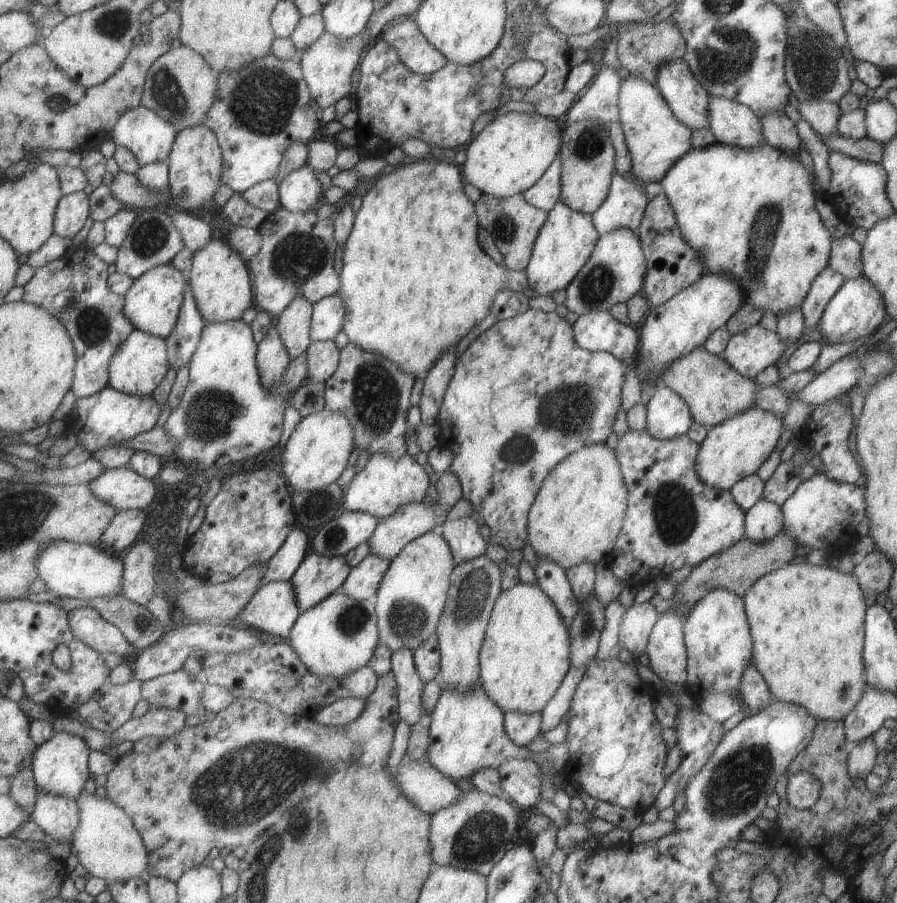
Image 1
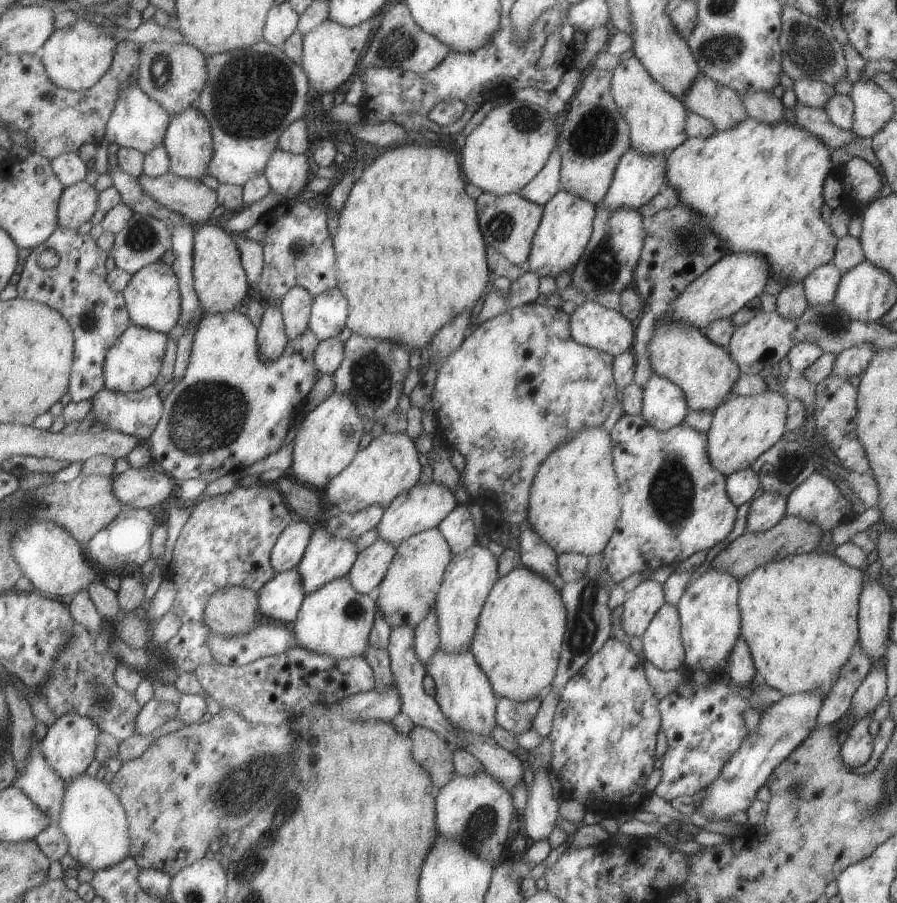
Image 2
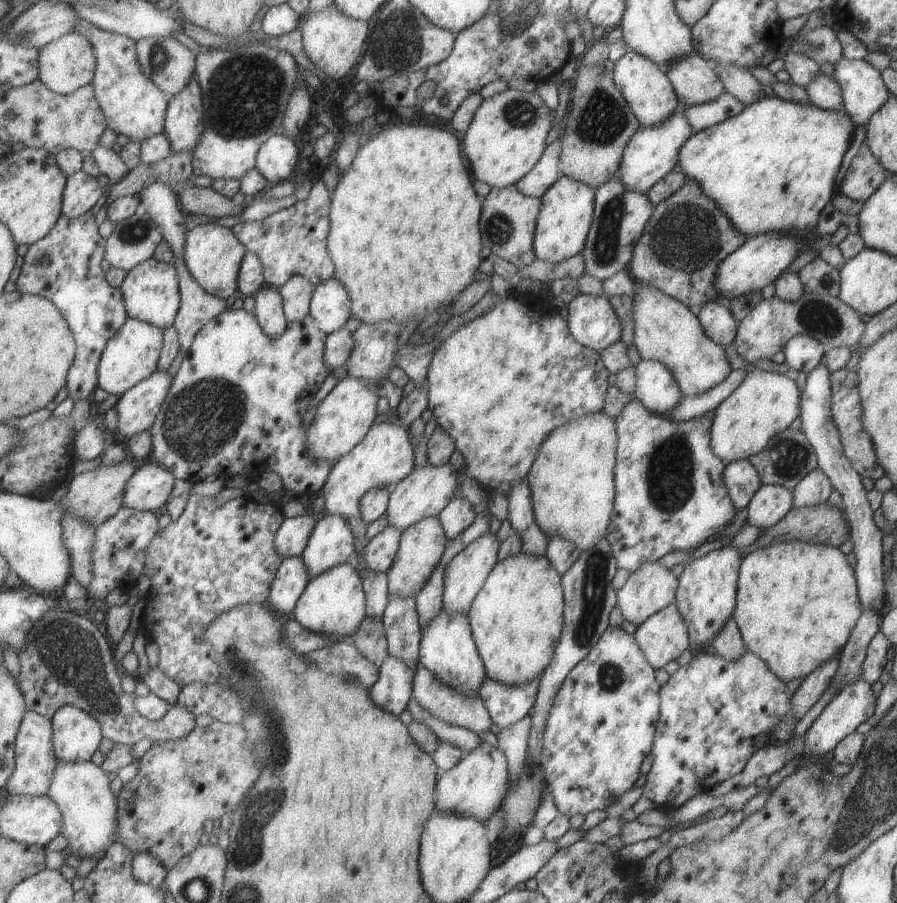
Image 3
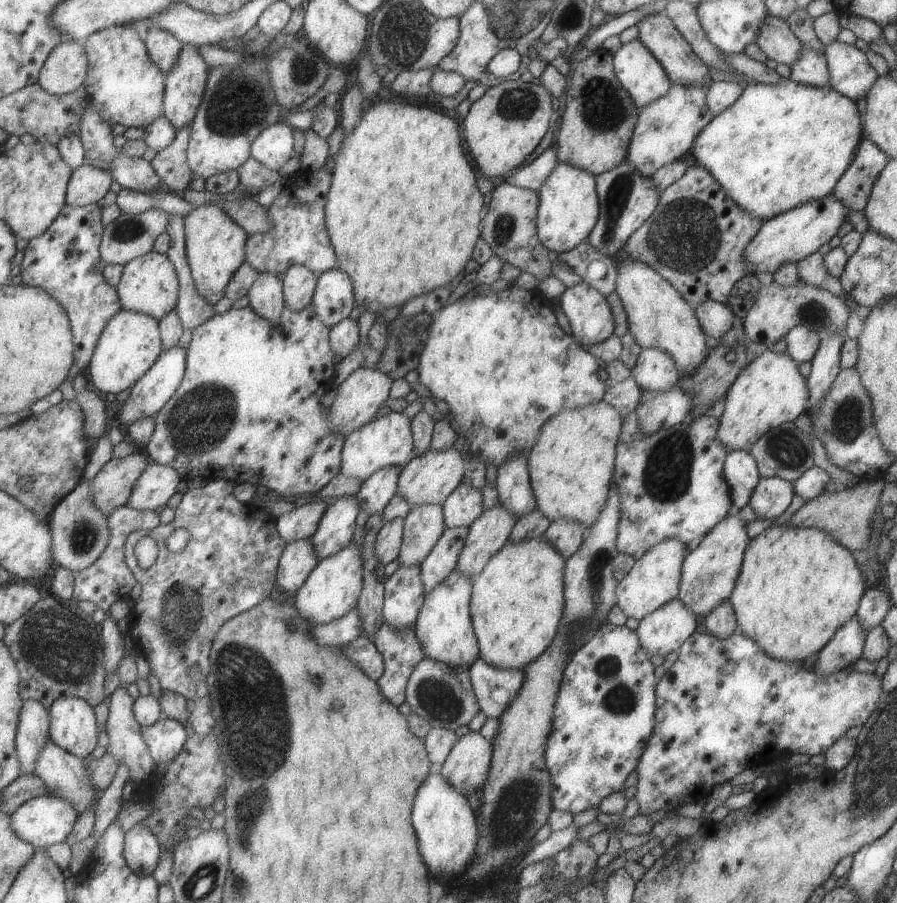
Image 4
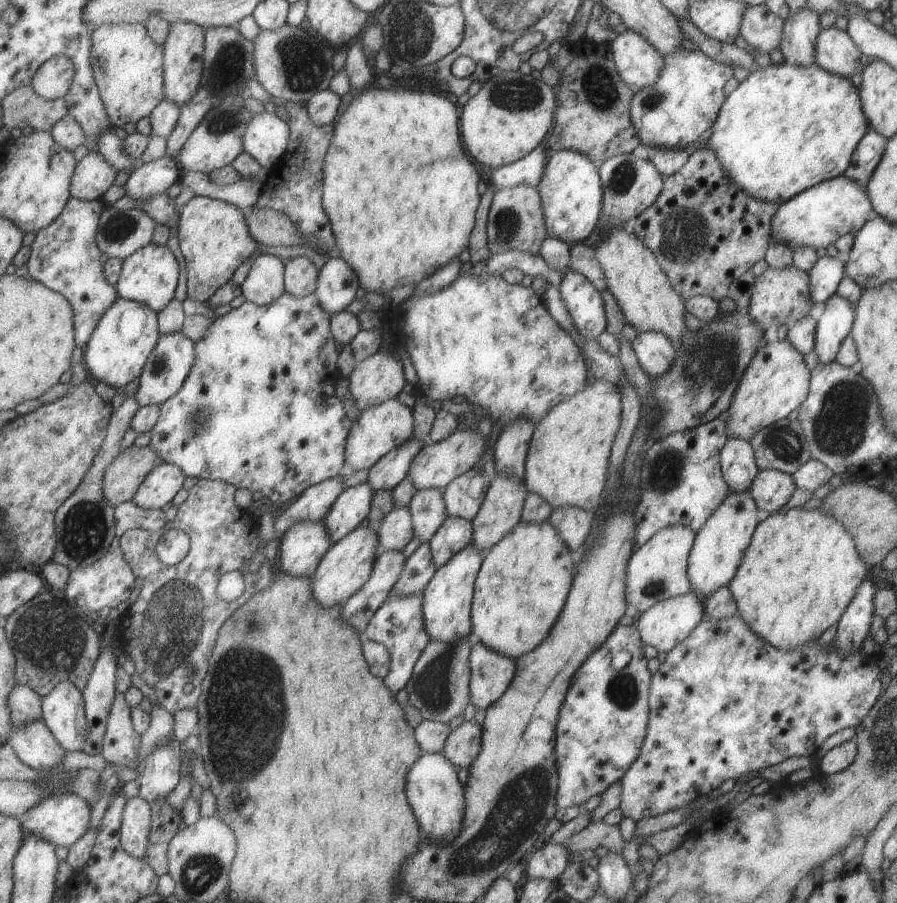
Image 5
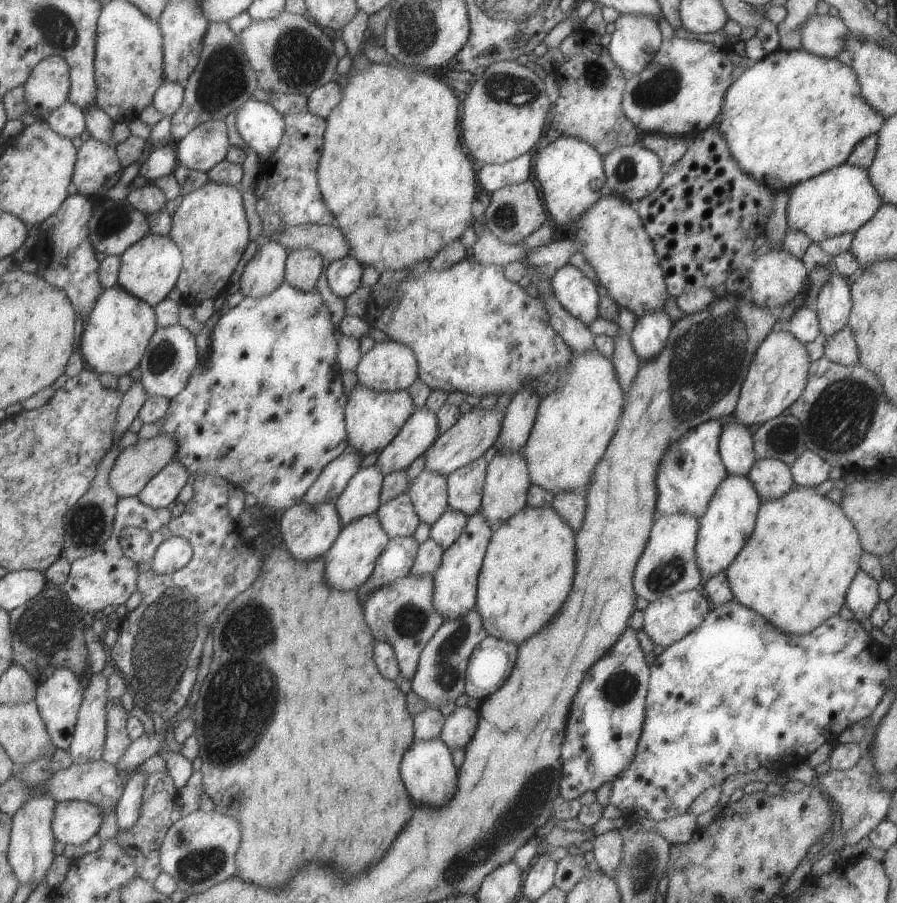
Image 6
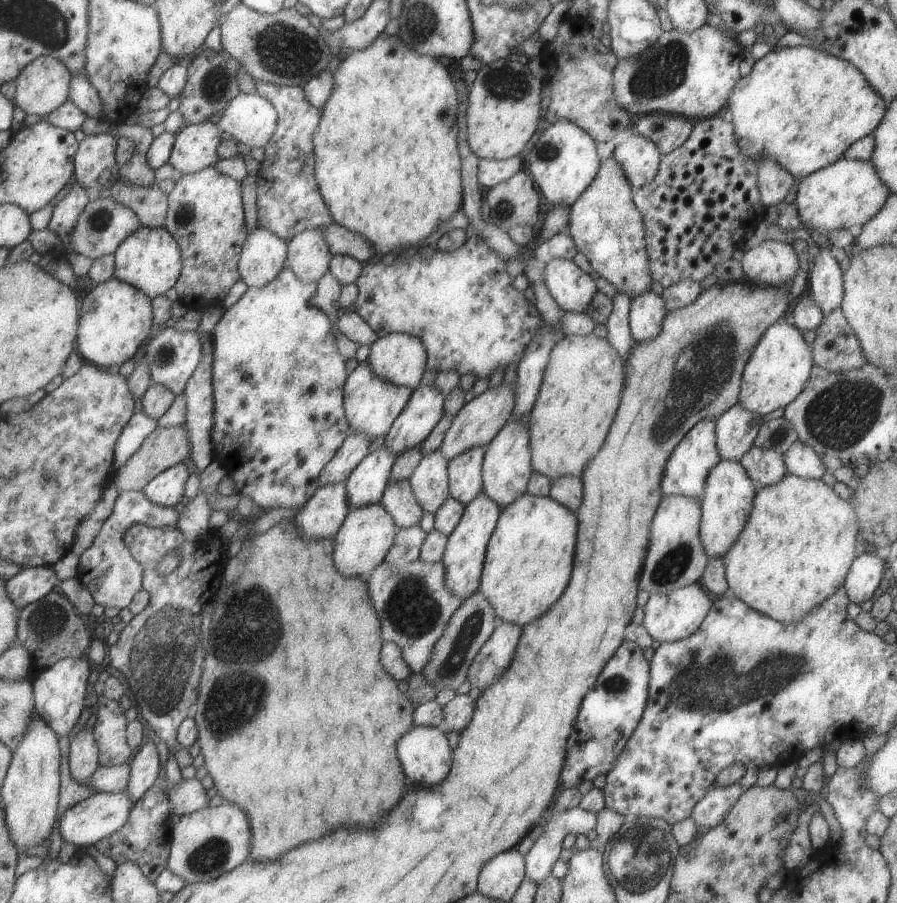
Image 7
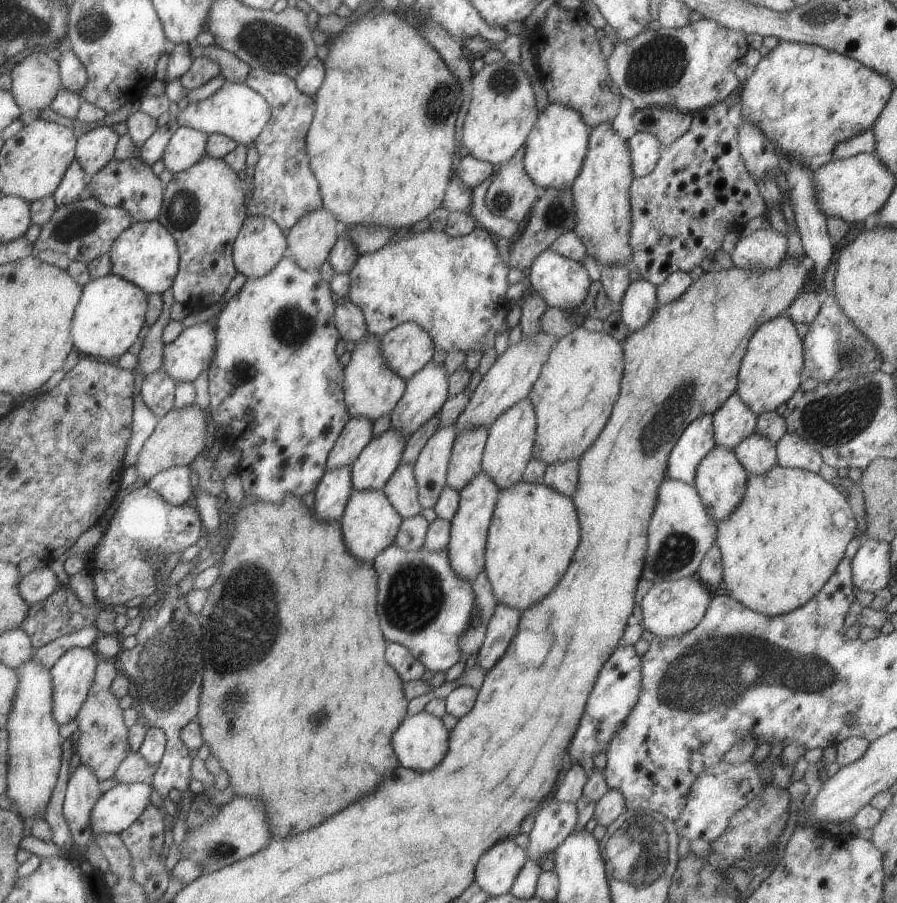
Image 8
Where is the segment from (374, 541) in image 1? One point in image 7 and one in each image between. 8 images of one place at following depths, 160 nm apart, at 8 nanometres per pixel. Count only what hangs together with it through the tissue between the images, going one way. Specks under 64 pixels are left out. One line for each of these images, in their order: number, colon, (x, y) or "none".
2: (422, 507)
3: (424, 492)
4: (428, 479)
5: (434, 466)
6: (474, 432)
7: (477, 422)

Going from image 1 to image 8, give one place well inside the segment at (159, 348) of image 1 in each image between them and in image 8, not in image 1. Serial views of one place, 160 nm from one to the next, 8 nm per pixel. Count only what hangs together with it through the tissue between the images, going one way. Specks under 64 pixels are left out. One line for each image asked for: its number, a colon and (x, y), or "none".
2: (132, 363)
3: (131, 355)
4: (129, 344)
5: (126, 332)
6: (115, 334)
7: (114, 318)
8: (109, 315)

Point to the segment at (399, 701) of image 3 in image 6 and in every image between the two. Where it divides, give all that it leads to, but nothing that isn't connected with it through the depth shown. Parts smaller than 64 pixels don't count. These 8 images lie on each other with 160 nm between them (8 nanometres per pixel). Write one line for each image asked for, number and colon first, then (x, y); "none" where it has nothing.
4: (400, 650)
5: (397, 624)
6: (401, 614)

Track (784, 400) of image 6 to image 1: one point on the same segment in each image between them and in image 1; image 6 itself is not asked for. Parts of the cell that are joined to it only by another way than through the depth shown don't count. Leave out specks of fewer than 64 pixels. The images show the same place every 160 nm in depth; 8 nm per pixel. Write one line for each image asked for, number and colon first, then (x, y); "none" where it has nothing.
1: (736, 447)
2: (742, 428)
3: (764, 403)
4: (769, 391)
5: (775, 381)

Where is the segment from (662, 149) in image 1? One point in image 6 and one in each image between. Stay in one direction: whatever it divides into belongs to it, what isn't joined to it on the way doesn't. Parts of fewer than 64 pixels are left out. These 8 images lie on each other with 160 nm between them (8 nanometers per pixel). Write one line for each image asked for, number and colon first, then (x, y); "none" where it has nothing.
2: (655, 119)
3: (649, 93)
4: (639, 73)
5: (638, 64)
6: (635, 40)

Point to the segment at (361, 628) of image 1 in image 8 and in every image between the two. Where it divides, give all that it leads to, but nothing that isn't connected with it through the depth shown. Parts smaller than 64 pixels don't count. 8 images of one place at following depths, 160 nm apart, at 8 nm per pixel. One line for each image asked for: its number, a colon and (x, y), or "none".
2: (334, 620)
3: (333, 603)
4: (332, 588)
5: (346, 565)
6: (350, 560)
7: (366, 533)
8: (369, 524)

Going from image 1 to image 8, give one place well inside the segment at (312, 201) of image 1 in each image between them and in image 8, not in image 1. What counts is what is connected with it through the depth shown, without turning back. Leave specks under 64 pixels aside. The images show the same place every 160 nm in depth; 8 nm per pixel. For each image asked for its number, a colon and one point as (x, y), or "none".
2: (287, 174)
3: (276, 160)
4: (272, 146)
5: (266, 137)
6: (261, 127)
7: (250, 119)
8: (234, 110)

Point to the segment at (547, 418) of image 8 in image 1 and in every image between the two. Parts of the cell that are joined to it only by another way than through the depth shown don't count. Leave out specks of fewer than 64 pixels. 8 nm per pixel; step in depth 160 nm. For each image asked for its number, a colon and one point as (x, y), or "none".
1: (576, 514)
2: (574, 501)
3: (571, 484)
4: (570, 465)
5: (567, 457)
6: (574, 423)
7: (581, 386)

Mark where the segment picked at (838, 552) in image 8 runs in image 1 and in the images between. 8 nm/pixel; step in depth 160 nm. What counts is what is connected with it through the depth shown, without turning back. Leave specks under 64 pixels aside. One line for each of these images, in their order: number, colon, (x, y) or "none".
1: (806, 621)
2: (799, 615)
3: (796, 603)
4: (796, 586)
5: (799, 571)
6: (794, 570)
7: (795, 549)

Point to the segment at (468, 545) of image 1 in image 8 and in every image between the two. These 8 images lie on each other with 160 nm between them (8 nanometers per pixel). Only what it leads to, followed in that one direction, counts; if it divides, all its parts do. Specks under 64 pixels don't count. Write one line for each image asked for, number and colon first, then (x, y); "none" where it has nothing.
2: (457, 528)
3: (458, 514)
4: (463, 505)
5: (458, 503)
6: (464, 485)
7: (464, 471)
8: (466, 453)

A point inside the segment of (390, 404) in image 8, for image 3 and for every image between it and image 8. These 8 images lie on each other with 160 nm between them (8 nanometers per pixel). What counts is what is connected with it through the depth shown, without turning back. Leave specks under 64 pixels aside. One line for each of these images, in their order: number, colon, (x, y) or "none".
3: (384, 456)
4: (386, 441)
5: (379, 428)
6: (372, 418)
7: (370, 403)

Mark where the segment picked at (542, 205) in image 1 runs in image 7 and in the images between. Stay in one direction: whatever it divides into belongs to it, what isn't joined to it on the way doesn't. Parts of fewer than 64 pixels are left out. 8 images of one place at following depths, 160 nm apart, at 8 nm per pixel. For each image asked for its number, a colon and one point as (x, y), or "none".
2: (545, 183)
3: (533, 184)
4: (532, 176)
5: (528, 169)
6: (493, 176)
7: (490, 172)

